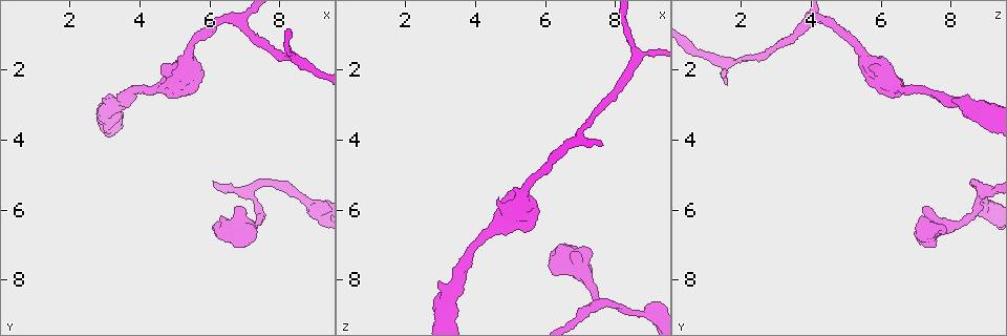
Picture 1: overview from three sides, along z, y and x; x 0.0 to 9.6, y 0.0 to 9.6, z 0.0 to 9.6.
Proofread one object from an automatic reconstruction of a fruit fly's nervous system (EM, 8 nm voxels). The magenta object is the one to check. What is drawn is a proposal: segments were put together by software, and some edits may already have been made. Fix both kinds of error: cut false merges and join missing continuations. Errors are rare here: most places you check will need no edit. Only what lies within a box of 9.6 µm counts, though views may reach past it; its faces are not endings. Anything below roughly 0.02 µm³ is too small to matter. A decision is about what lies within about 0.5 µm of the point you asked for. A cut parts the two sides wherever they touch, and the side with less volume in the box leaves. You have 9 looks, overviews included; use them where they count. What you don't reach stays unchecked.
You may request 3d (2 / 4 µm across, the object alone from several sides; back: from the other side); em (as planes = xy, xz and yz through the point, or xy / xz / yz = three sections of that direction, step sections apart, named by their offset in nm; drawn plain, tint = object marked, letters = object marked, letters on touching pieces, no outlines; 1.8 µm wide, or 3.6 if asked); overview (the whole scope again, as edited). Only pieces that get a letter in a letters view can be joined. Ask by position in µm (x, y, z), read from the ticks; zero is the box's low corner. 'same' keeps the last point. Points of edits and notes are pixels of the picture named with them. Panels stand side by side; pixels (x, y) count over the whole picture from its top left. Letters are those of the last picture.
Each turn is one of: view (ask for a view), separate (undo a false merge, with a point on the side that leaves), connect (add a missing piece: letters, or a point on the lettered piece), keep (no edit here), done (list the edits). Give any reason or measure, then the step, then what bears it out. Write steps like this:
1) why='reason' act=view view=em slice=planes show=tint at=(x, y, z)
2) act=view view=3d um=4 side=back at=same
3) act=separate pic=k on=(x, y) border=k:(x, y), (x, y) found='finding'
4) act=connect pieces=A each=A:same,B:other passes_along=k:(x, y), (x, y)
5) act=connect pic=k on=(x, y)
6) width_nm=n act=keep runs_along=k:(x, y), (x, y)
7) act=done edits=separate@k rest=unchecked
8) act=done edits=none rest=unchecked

why='calibre changes' act=view view=em slice=planes show=letters at=(3.15, 3.15, 8.50)

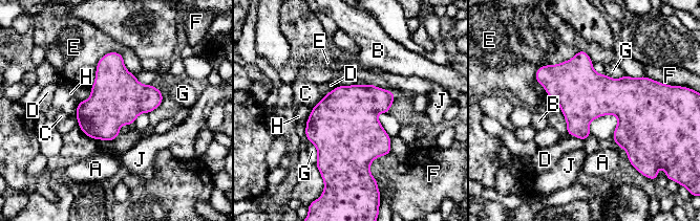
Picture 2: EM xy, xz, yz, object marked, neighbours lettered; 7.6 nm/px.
act=keep each=A:other,B:other,C:other,D:other,E:other,F:other,G:other,H:other,J:other border=2:(90, 89), (90, 94), (79, 102) found='all the same cell'

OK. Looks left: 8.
why='side arm on a straight run' act=view view=3d um=2 at=(8.95, 5.90, 8.95)

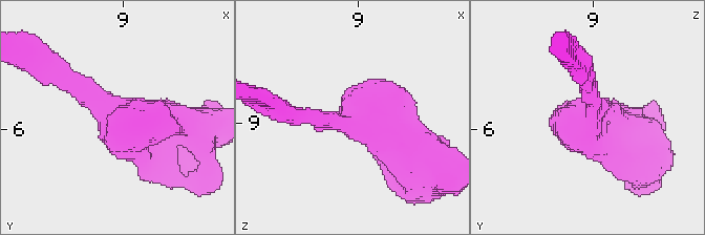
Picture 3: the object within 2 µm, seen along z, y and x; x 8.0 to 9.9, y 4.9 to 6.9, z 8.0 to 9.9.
arms=3 arm_widths_nm=180,240,260 act=view view=em slice=planes show=tint at=(8.92, 5.86, 9.02)

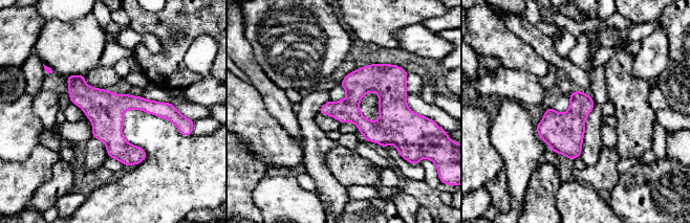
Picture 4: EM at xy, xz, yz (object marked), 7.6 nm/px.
why='see the neighbours' act=view view=em slice=planes show=letters at=same

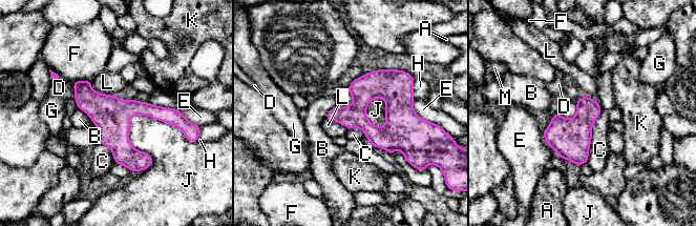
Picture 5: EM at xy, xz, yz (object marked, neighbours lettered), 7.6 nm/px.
width_nm=190 act=keep each=A:other,B:other,C:other,D:other,E:other,F:other,G:other,H:other,J:other,K:other,L:other,M:other runs_along=5:(76, 84), (102, 108), (178, 122) found='all the same cell'

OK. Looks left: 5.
why='an open end' act=view view=3d um=2 at=(6.80, 5.95, 7.30)

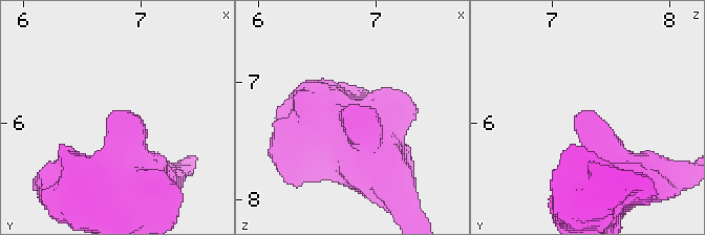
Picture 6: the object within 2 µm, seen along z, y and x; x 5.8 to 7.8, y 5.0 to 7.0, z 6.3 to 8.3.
act=view view=em slice=planes show=letters at=(6.78, 5.90, 7.28)

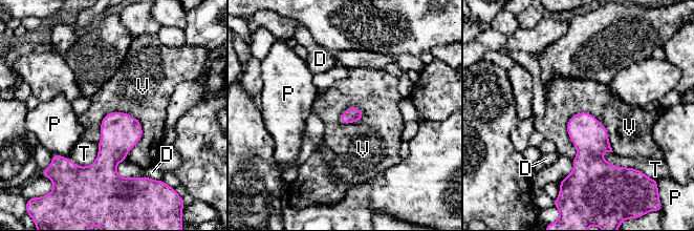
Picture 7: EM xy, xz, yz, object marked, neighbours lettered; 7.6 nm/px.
act=keep each=D:other,P:other,T:other,V:other border=7:(568, 119), (591, 113), (613, 151) found='no lettered piece goes on from it'

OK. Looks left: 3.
why='sudden change in width' act=view view=em um=3.6 slice=planes show=letters at=(5.35, 1.55, 5.45)

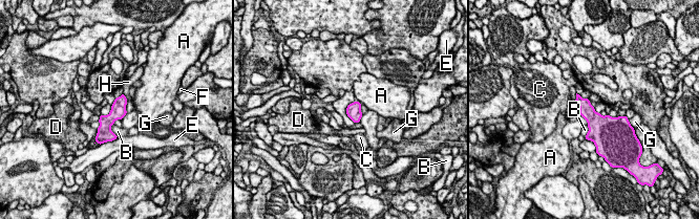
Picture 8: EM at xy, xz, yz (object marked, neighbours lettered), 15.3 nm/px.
longest_contact=H:320nm act=keep each=A:other,B:other,C:other,D:other,E:other,F:other,G:other,H:other found='all the same cell'

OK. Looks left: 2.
act=done edits=none rest=unchecked

